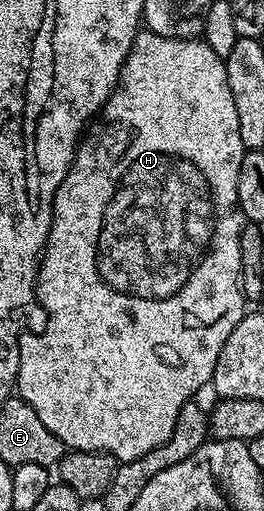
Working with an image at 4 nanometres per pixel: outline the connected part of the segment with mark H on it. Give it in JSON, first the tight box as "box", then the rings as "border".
{"box":[16,31,246,463],"border":[[[147,31],[137,33],[130,55],[120,72],[119,85],[110,95],[110,99],[102,106],[95,120],[84,130],[80,143],[76,146],[72,168],[68,170],[66,179],[62,179],[62,183],[54,195],[52,226],[48,232],[48,241],[44,245],[40,271],[36,275],[35,284],[36,301],[38,305],[41,305],[48,312],[48,322],[44,325],[44,333],[28,333],[28,331],[24,331],[20,334],[20,362],[18,363],[18,375],[16,376],[16,389],[18,390],[19,397],[26,403],[30,403],[30,407],[34,407],[38,419],[42,419],[42,423],[46,423],[48,430],[58,439],[62,439],[62,443],[69,450],[86,451],[87,453],[108,453],[116,458],[117,462],[123,463],[146,455],[146,451],[154,451],[154,447],[162,447],[162,443],[166,443],[166,439],[170,439],[170,435],[174,431],[174,423],[178,423],[178,411],[182,411],[185,403],[197,396],[196,392],[203,385],[207,386],[211,382],[214,375],[214,367],[218,363],[218,355],[222,355],[222,347],[226,343],[226,339],[230,339],[230,331],[234,331],[234,327],[238,327],[238,323],[246,315],[244,292],[240,286],[242,254],[238,252],[238,243],[246,224],[240,210],[240,204],[238,203],[238,167],[242,167],[242,159],[246,150],[242,143],[242,135],[238,135],[238,110],[234,107],[234,95],[230,95],[230,83],[228,82],[224,62],[225,58],[214,55],[214,51],[210,51],[210,47],[203,39],[194,37],[190,39],[174,39],[173,37]]]}

